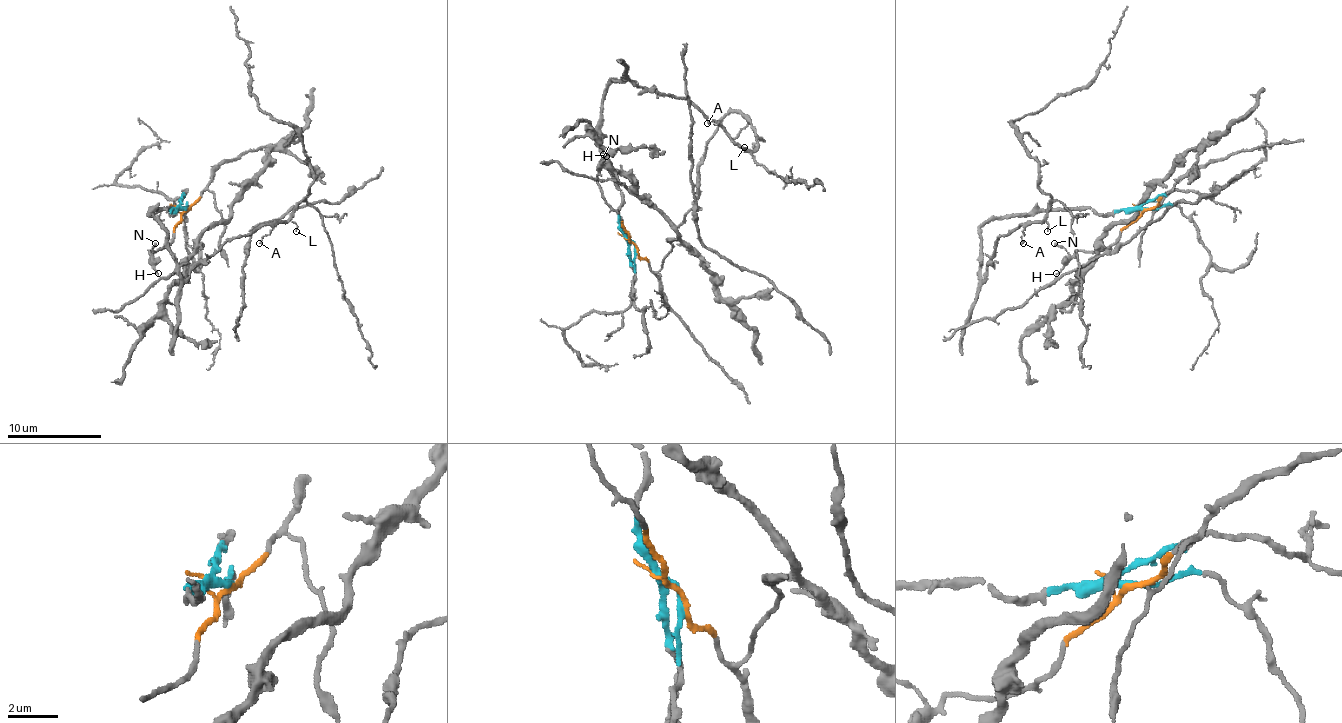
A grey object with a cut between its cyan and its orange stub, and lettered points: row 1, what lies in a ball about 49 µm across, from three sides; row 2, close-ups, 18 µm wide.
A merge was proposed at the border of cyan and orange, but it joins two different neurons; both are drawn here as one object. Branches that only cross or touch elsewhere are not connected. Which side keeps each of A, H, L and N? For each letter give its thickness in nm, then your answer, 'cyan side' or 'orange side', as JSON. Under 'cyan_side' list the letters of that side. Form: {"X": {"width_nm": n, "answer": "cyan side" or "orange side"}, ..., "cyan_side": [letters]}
{"A": {"width_nm": 140, "answer": "cyan side"}, "H": {"width_nm": 110, "answer": "orange side"}, "L": {"width_nm": 100, "answer": "cyan side"}, "N": {"width_nm": 160, "answer": "orange side"}, "cyan_side": ["A", "L"]}

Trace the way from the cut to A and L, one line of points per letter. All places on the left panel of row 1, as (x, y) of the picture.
A: (184, 208), (151, 213), (184, 279), (234, 239), (269, 224), (260, 243)
L: (184, 208), (151, 213), (165, 231), (175, 269), (187, 279), (227, 241), (262, 224), (293, 222), (295, 231)

